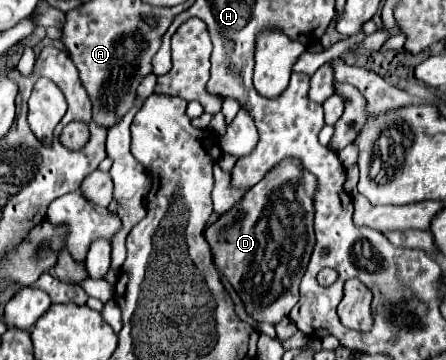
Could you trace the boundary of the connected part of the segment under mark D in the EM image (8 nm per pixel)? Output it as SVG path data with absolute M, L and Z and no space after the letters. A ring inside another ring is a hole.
M286 159L280 165L276 165L260 183L248 189L242 201L238 201L238 205L234 205L232 211L218 215L218 219L204 229L204 237L212 249L212 259L216 269L232 283L232 287L244 301L248 315L256 321L266 321L276 325L298 303L298 285L316 243L312 227L316 185L316 177L302 169L298 161Z

